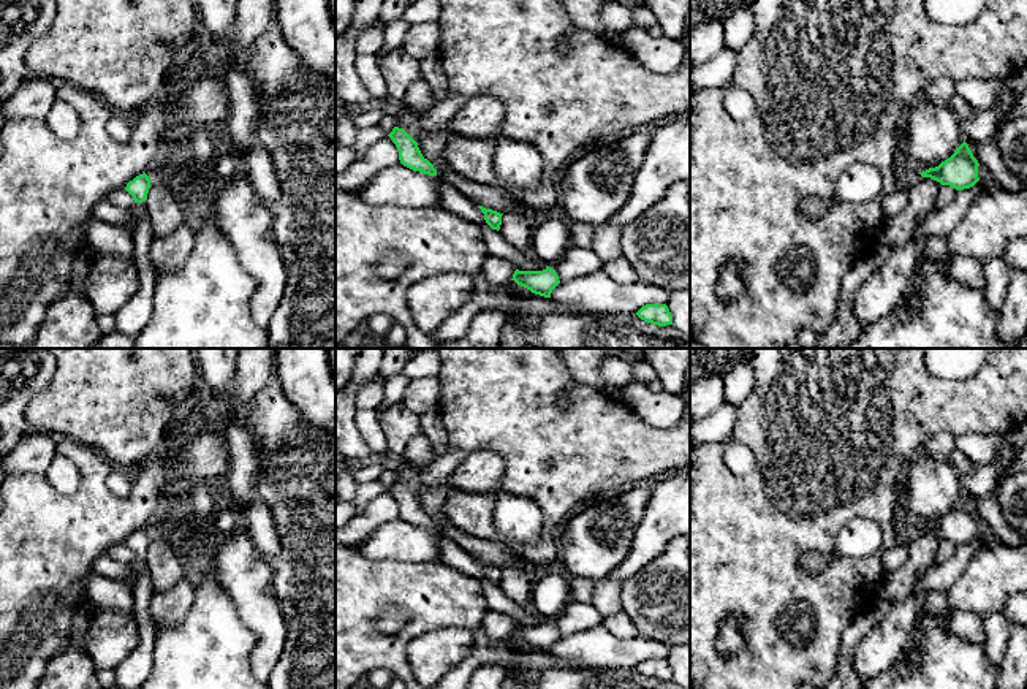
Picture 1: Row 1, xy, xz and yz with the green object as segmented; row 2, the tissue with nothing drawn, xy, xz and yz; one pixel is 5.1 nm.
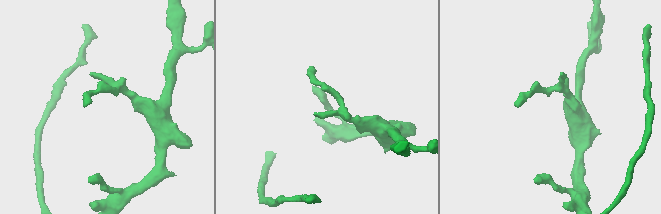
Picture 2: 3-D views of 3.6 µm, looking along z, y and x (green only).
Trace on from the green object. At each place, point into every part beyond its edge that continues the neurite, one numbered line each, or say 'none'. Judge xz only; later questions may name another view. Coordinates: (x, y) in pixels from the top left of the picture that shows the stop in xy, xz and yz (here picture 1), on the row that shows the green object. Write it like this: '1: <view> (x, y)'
none

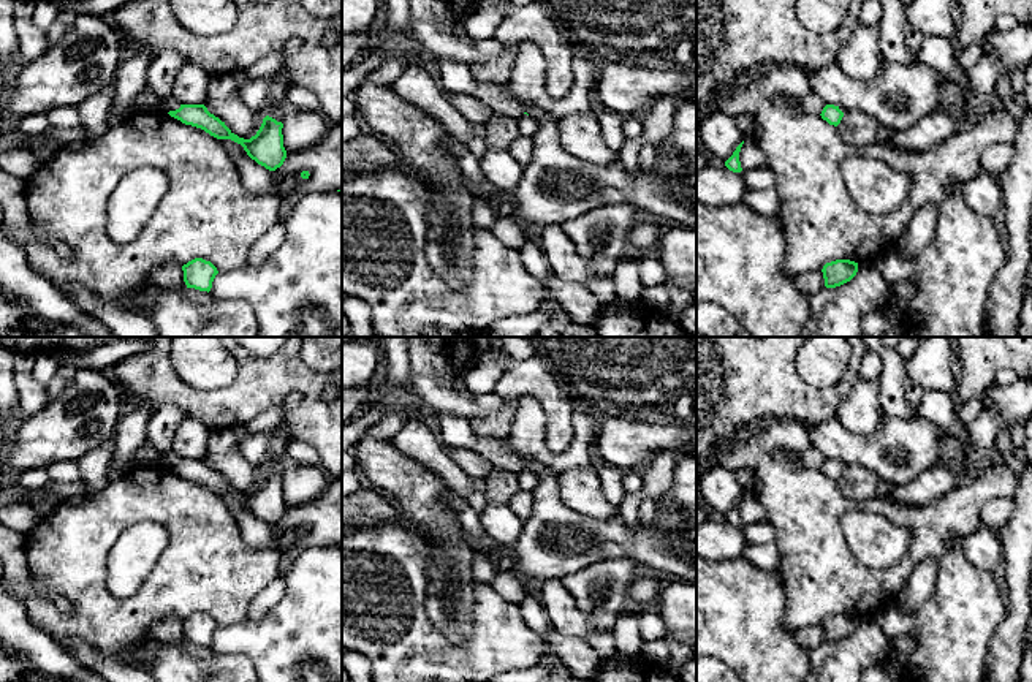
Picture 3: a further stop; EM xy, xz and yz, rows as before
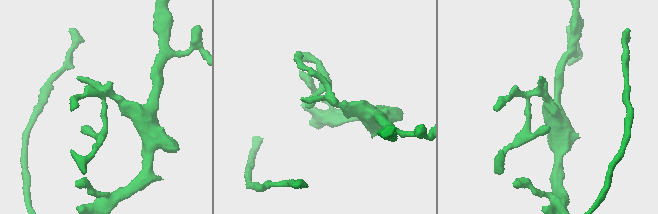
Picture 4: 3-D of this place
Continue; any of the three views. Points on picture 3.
1: xy (277, 90)
2: xy (171, 103)

